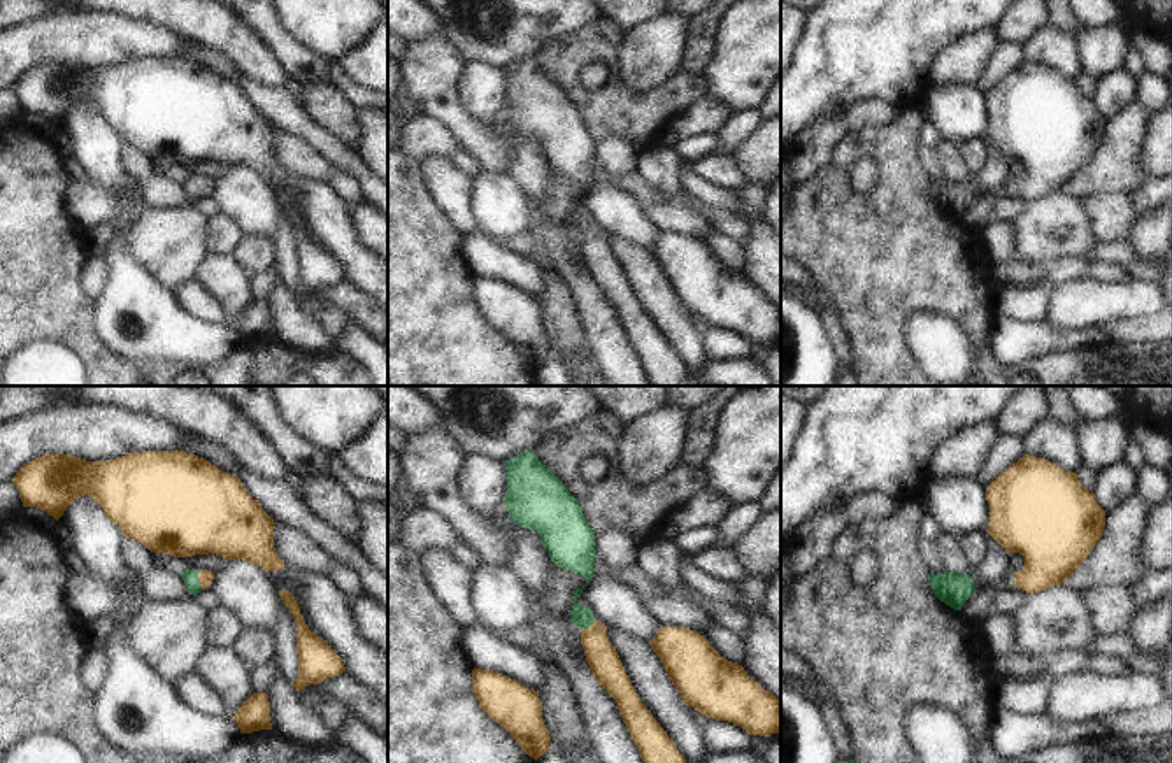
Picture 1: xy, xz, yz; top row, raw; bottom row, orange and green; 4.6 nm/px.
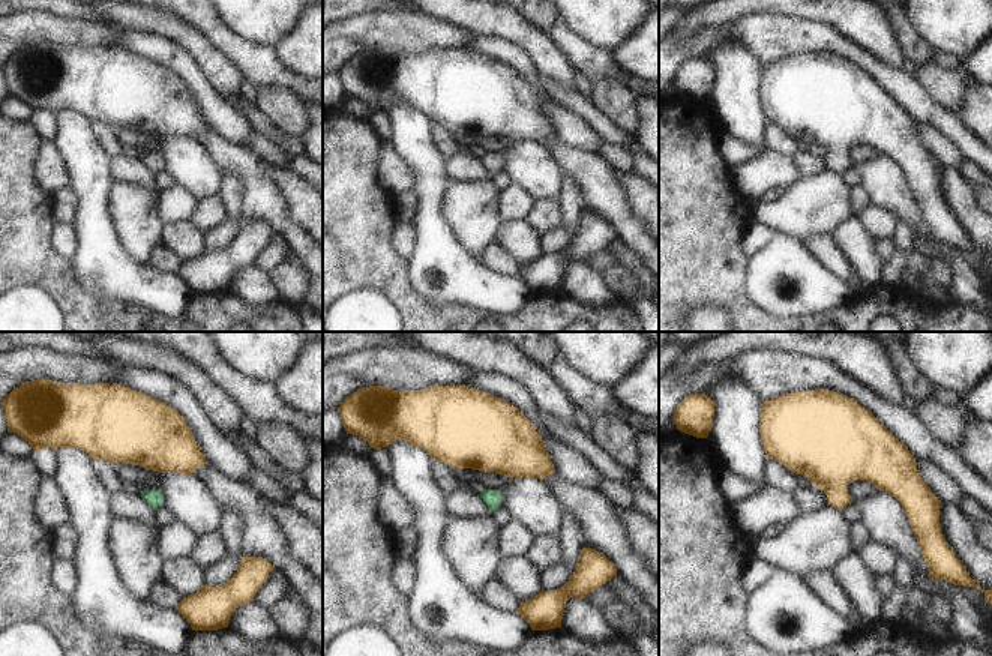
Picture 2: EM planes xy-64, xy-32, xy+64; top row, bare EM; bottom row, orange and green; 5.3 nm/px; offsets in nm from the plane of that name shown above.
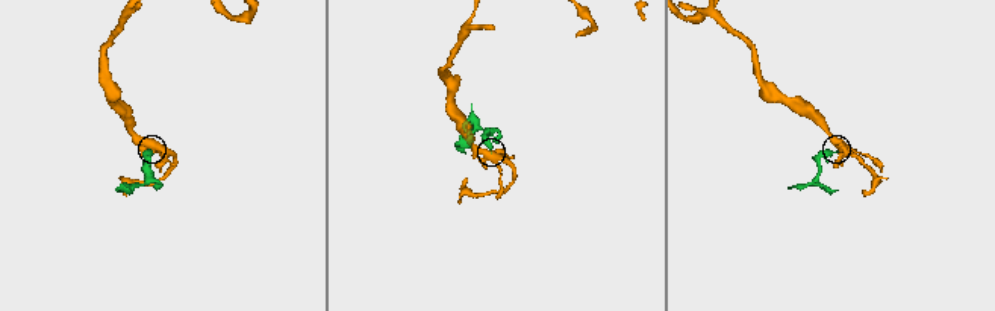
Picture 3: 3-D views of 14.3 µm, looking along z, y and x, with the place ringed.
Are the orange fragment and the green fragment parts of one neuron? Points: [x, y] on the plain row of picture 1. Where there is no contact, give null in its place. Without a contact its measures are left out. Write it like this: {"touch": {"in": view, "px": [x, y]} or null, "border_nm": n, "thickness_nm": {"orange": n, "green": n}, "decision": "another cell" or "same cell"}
{"touch": {"in": "xy", "px": [199, 186]}, "border_nm": 90, "thickness_nm": {"orange": 70, "green": 70}, "decision": "same cell"}

